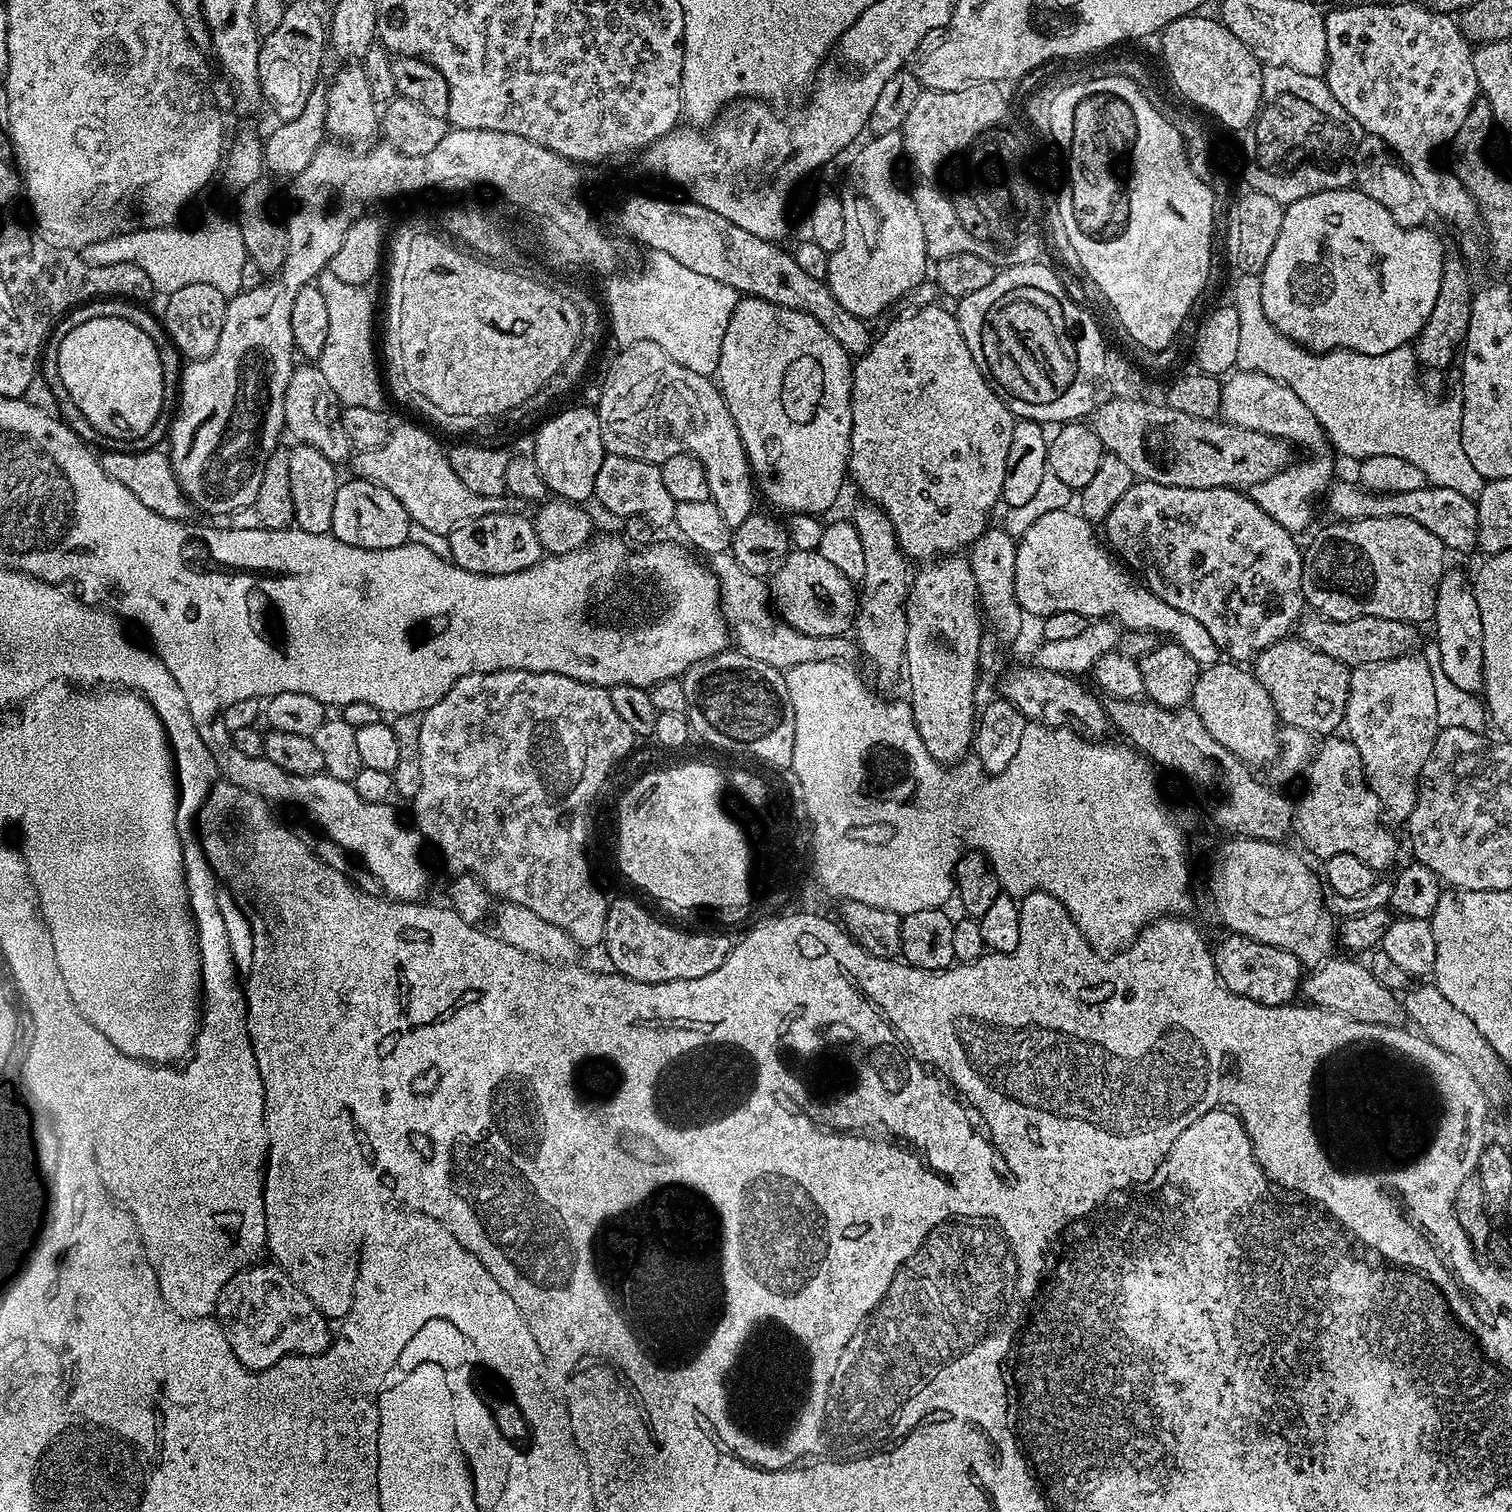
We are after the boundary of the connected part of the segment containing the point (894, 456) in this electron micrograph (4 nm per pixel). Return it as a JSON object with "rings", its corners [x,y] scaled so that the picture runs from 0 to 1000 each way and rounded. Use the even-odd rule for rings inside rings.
{"rings":[[[611,202],[606,206],[604,209],[598,209],[596,212],[593,212],[585,220],[580,222],[577,226],[577,231],[570,236],[565,239],[563,245],[563,286],[562,287],[562,295],[563,297],[561,299],[561,312],[562,313],[562,317],[569,322],[569,325],[574,331],[577,331],[579,335],[581,337],[587,345],[590,347],[590,349],[593,352],[593,356],[595,358],[595,362],[599,368],[603,369],[604,371],[608,370],[608,372],[614,372],[617,369],[624,368],[625,366],[632,366],[636,364],[635,362],[640,363],[641,360],[647,356],[648,354],[654,349],[653,341],[656,339],[656,335],[658,333],[662,333],[661,327],[663,327],[663,316],[665,316],[665,300],[668,300],[668,290],[671,288],[671,282],[672,281],[673,276],[670,275],[669,272],[664,268],[663,263],[660,263],[660,261],[652,253],[652,250],[649,247],[649,245],[647,245],[647,239],[644,239],[644,234],[642,234],[642,229],[639,229],[639,224],[636,224],[636,216],[633,213],[632,208],[629,206],[627,206],[624,204],[619,204],[620,202]]]}

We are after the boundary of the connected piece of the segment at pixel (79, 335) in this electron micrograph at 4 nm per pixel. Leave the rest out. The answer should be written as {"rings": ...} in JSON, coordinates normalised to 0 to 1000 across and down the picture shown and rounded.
{"rings":[[[69,210],[62,210],[60,212],[48,214],[48,217],[40,225],[40,228],[37,230],[37,246],[40,248],[40,254],[45,259],[45,262],[48,264],[48,267],[58,277],[58,280],[61,283],[64,283],[69,288],[72,288],[74,291],[93,291],[103,280],[103,277],[106,275],[106,272],[108,270],[110,263],[108,261],[108,248],[107,247],[107,239],[104,237],[104,229],[99,226],[99,223],[97,222],[97,218],[89,216],[89,213],[84,212],[83,210]]]}

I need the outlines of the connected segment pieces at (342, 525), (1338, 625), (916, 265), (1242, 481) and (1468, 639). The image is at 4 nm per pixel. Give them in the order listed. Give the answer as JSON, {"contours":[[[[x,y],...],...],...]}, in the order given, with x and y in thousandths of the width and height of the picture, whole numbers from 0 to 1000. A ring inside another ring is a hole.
{"contours":[[[[230,316],[226,319],[222,324],[221,329],[221,345],[220,346],[219,354],[223,357],[229,358],[231,361],[237,362],[260,362],[271,359],[270,348],[271,343],[266,332],[258,327],[258,324],[253,324],[244,317]]],[[[872,406],[860,407],[856,416],[856,420],[862,425],[874,433],[880,433],[880,435],[886,437],[892,440],[899,440],[901,439],[913,439],[917,437],[921,437],[923,434],[928,434],[933,432],[937,426],[937,416],[933,413],[928,413],[924,410],[917,410],[917,409],[909,409],[908,407],[901,407],[895,410],[880,410],[879,407]]],[[[589,87],[577,90],[575,93],[575,95],[568,96],[569,101],[564,104],[563,109],[561,111],[561,117],[558,119],[558,127],[555,128],[557,142],[560,144],[560,155],[557,157],[557,163],[554,163],[554,165],[548,169],[546,186],[557,203],[569,210],[586,206],[592,198],[597,199],[612,185],[611,179],[613,177],[614,179],[615,177],[612,157],[610,155],[610,147],[607,145],[606,134],[600,126],[597,127],[593,122],[593,119],[590,117],[593,105],[596,105],[598,100],[597,89],[595,87]]],[[[735,262],[721,276],[721,282],[726,287],[731,298],[741,303],[752,317],[780,323],[827,323],[855,305],[854,294],[844,288],[804,278],[789,276],[771,267],[759,265]]],[[[956,378],[950,388],[950,407],[948,423],[954,430],[954,441],[962,454],[970,458],[978,458],[981,454],[980,438],[980,409],[978,406],[978,398],[974,387],[966,378]]]]}

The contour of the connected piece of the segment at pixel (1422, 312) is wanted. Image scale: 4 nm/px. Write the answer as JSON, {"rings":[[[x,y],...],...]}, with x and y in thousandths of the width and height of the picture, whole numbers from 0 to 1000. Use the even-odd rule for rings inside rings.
{"rings":[[[895,123],[894,124],[886,124],[885,126],[877,126],[874,128],[866,128],[858,134],[851,136],[848,144],[848,152],[845,152],[845,158],[843,159],[843,165],[840,165],[840,171],[837,171],[836,177],[833,180],[833,194],[835,196],[835,205],[837,206],[837,210],[851,224],[866,233],[871,234],[874,233],[897,233],[898,234],[917,234],[919,231],[925,231],[933,228],[939,222],[943,210],[946,210],[946,205],[948,205],[948,200],[951,198],[951,192],[954,189],[954,181],[955,181],[955,173],[956,168],[952,165],[949,156],[944,153],[944,150],[929,151],[918,139],[911,134],[909,134],[904,128]]]}

